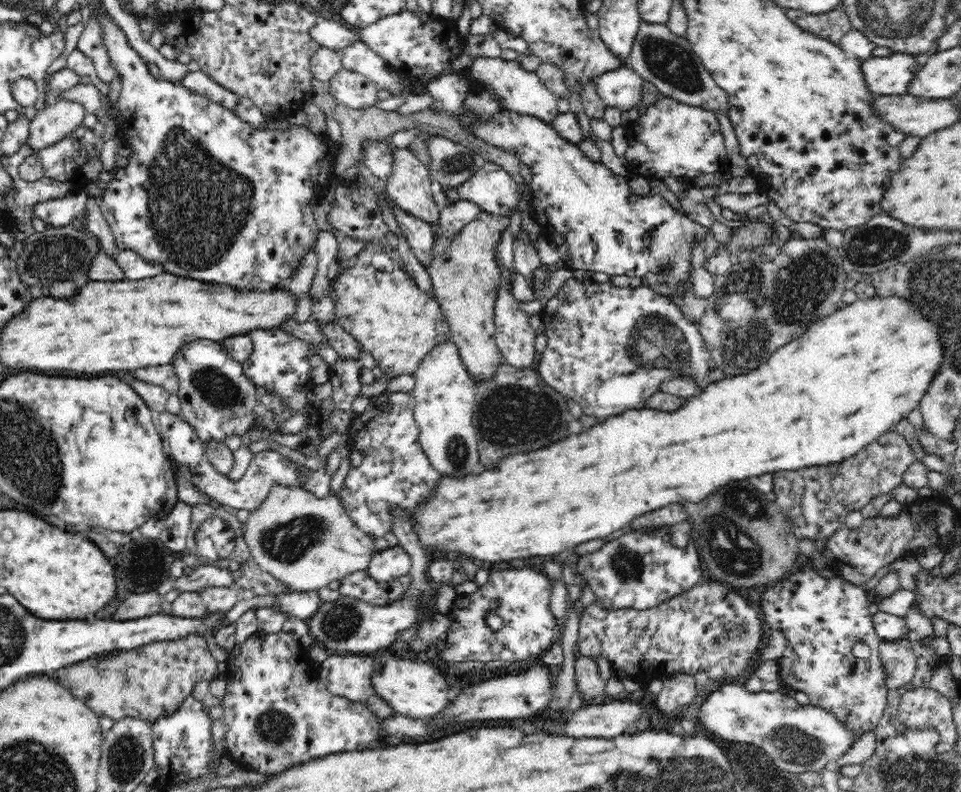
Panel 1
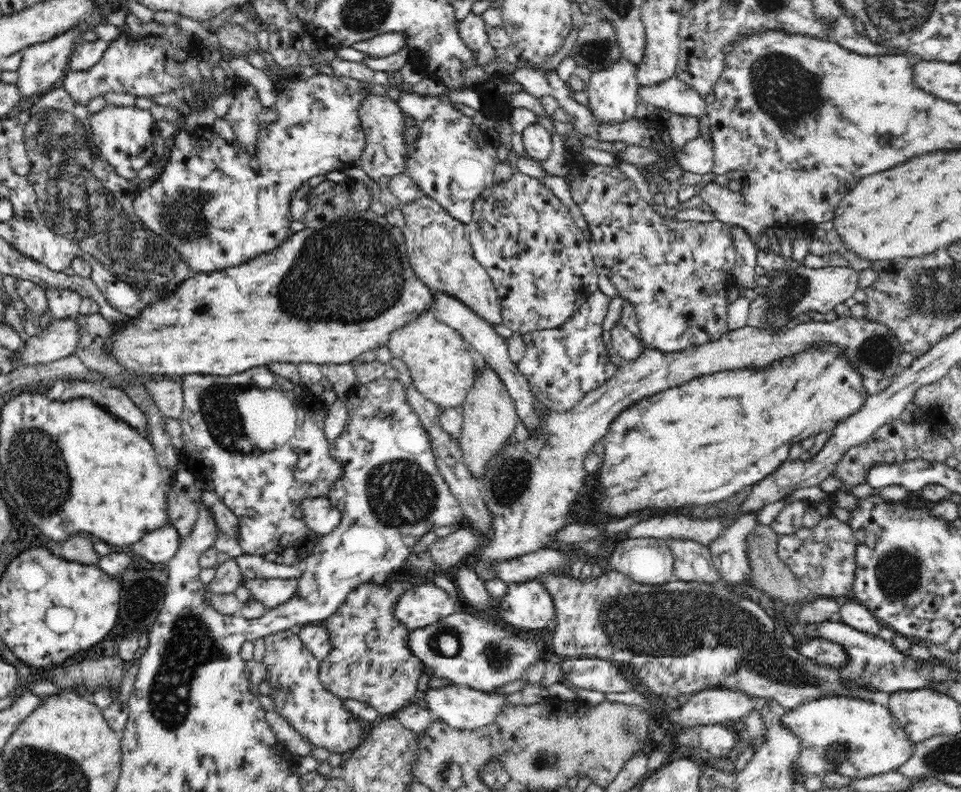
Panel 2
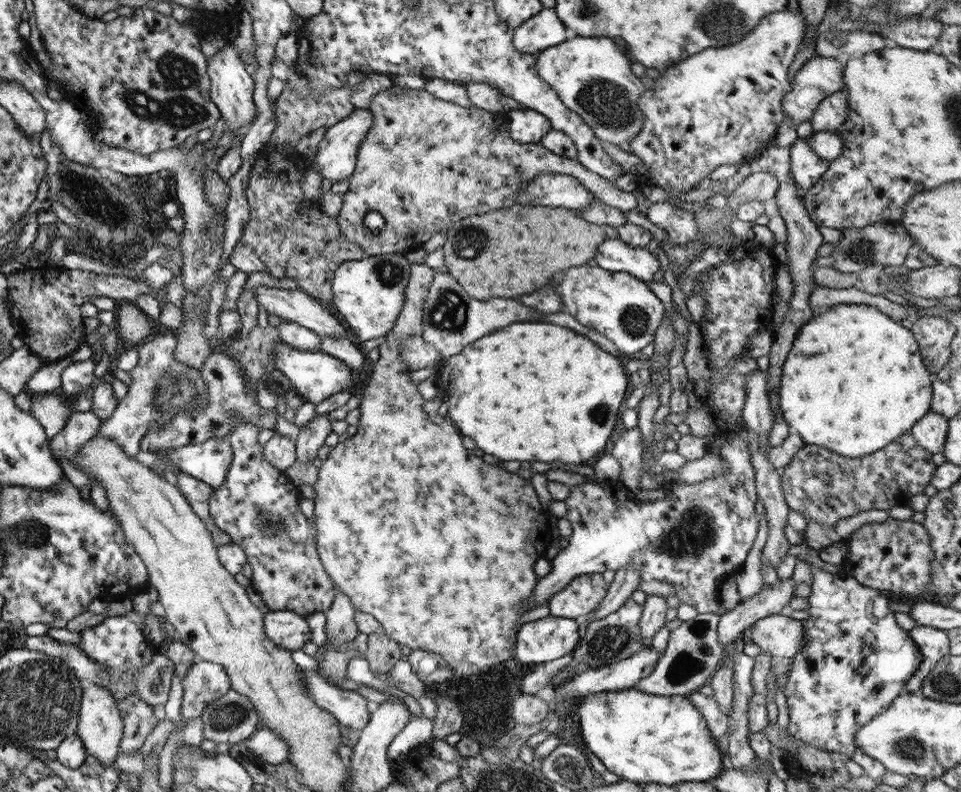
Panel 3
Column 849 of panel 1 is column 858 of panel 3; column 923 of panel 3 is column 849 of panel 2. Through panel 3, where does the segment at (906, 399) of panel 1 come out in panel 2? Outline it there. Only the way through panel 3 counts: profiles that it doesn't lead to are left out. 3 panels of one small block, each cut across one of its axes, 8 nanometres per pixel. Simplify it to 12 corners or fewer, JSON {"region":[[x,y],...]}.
{"region":[[830,345],[640,400],[613,518],[712,506],[866,402]]}

